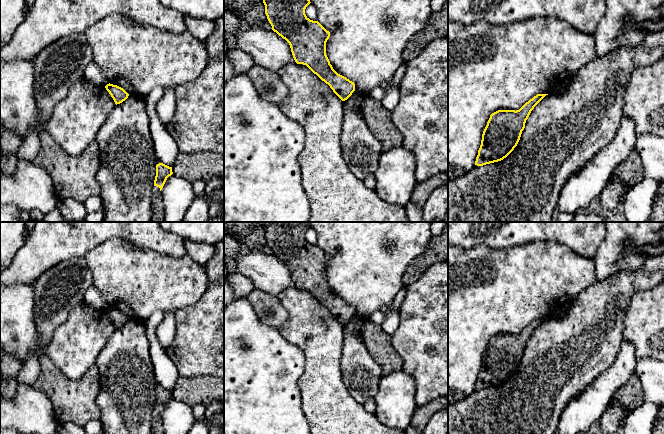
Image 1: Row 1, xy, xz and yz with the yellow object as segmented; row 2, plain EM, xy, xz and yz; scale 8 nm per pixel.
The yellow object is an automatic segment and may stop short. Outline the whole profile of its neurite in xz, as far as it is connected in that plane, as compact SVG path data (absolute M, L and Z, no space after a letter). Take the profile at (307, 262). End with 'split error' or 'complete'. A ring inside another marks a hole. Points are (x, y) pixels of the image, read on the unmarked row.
M262 222L265 238L272 254L285 263L297 288L306 289L330 310L342 324L355 315L354 306L338 298L326 279L326 266L330 261L318 245L310 244L305 233L309 222Z | complete

